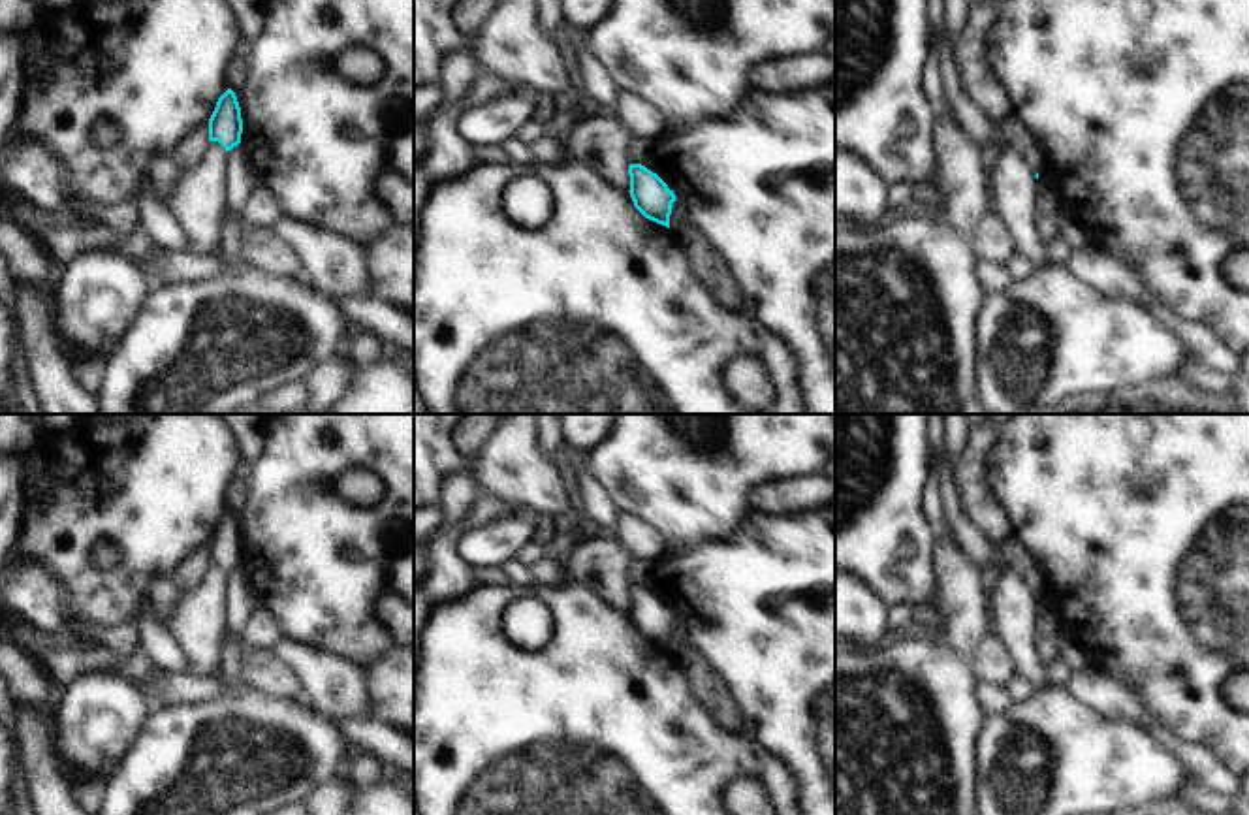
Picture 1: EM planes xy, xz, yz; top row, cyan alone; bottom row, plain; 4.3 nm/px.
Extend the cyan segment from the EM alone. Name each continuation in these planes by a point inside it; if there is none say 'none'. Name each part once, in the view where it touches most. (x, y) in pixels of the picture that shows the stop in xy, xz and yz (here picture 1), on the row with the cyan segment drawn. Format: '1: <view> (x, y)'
1: xy (196, 198)

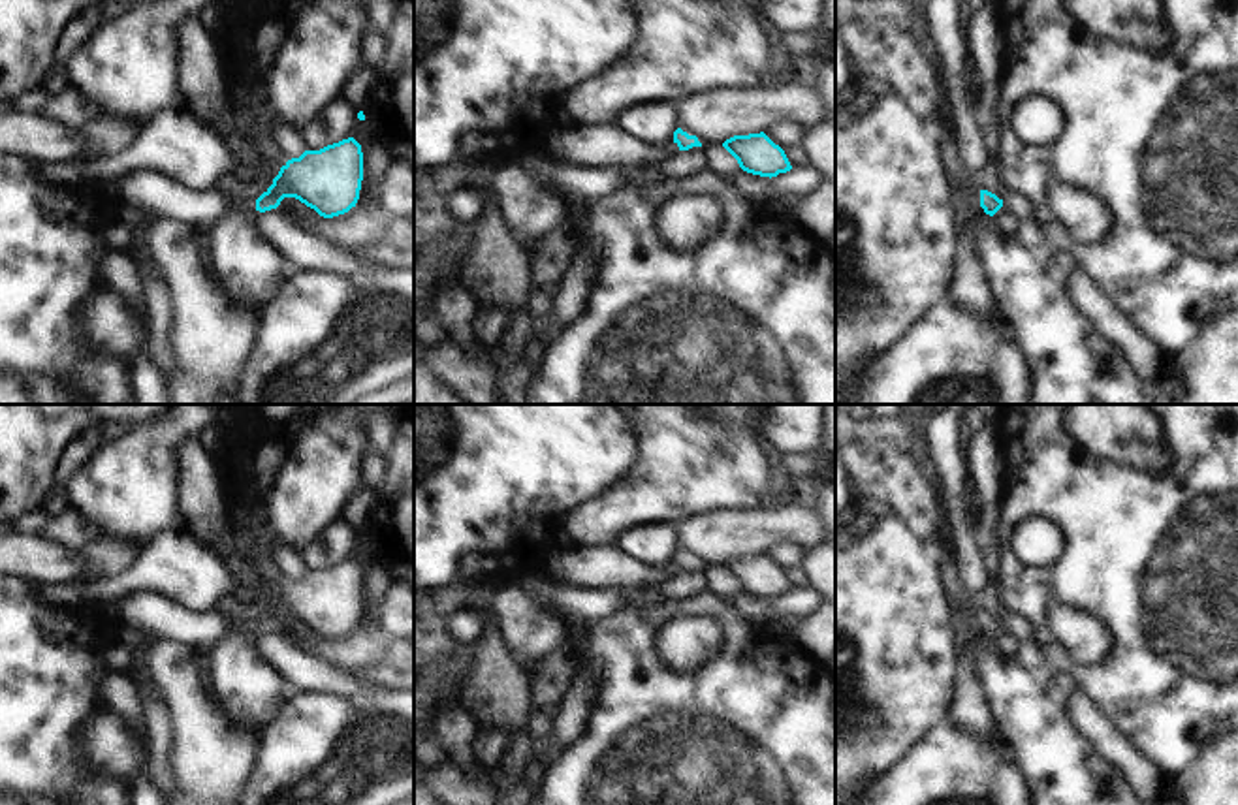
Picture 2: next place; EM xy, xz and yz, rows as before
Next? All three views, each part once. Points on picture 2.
1: xz (604, 145)

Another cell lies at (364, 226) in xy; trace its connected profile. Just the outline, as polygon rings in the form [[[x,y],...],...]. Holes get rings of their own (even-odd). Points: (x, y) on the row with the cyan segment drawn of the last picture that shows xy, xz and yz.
[[[363,179],[359,199],[348,213],[333,218],[316,216],[309,231],[346,252],[386,245],[386,216],[378,194]]]

